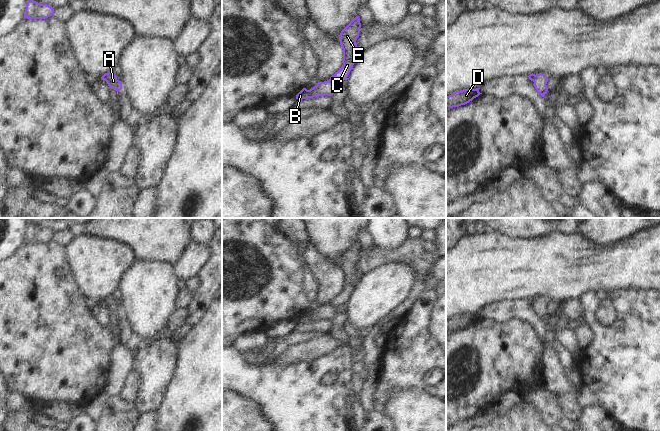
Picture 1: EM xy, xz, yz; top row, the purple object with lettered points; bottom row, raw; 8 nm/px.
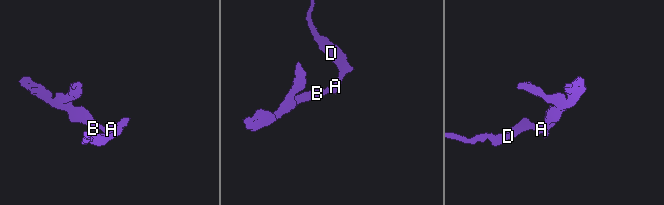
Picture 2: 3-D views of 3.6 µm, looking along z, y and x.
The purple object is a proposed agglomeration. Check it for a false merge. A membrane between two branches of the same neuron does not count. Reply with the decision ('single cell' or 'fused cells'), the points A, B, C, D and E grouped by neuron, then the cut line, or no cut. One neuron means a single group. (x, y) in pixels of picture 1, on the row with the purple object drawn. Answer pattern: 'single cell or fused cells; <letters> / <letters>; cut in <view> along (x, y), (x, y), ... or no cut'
fused cells; A C D E / B; cut in xz along (329, 80), (334, 84)

